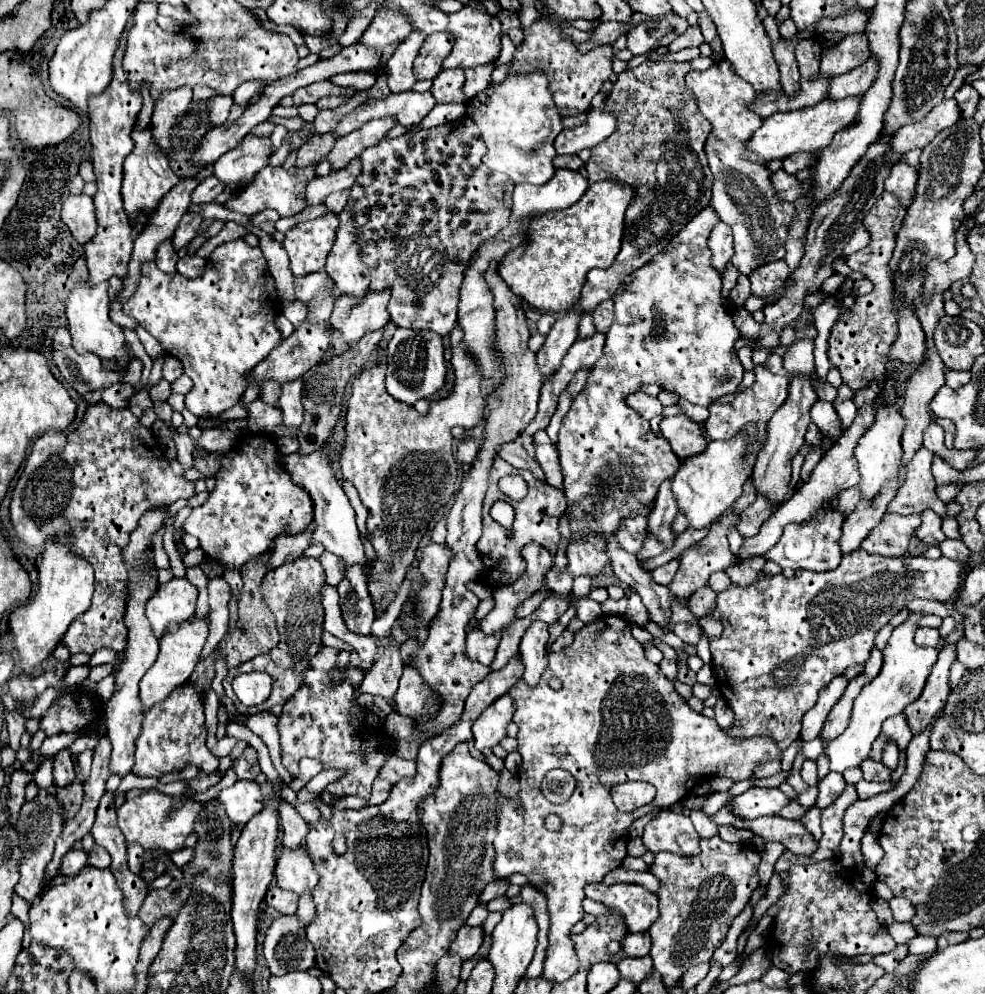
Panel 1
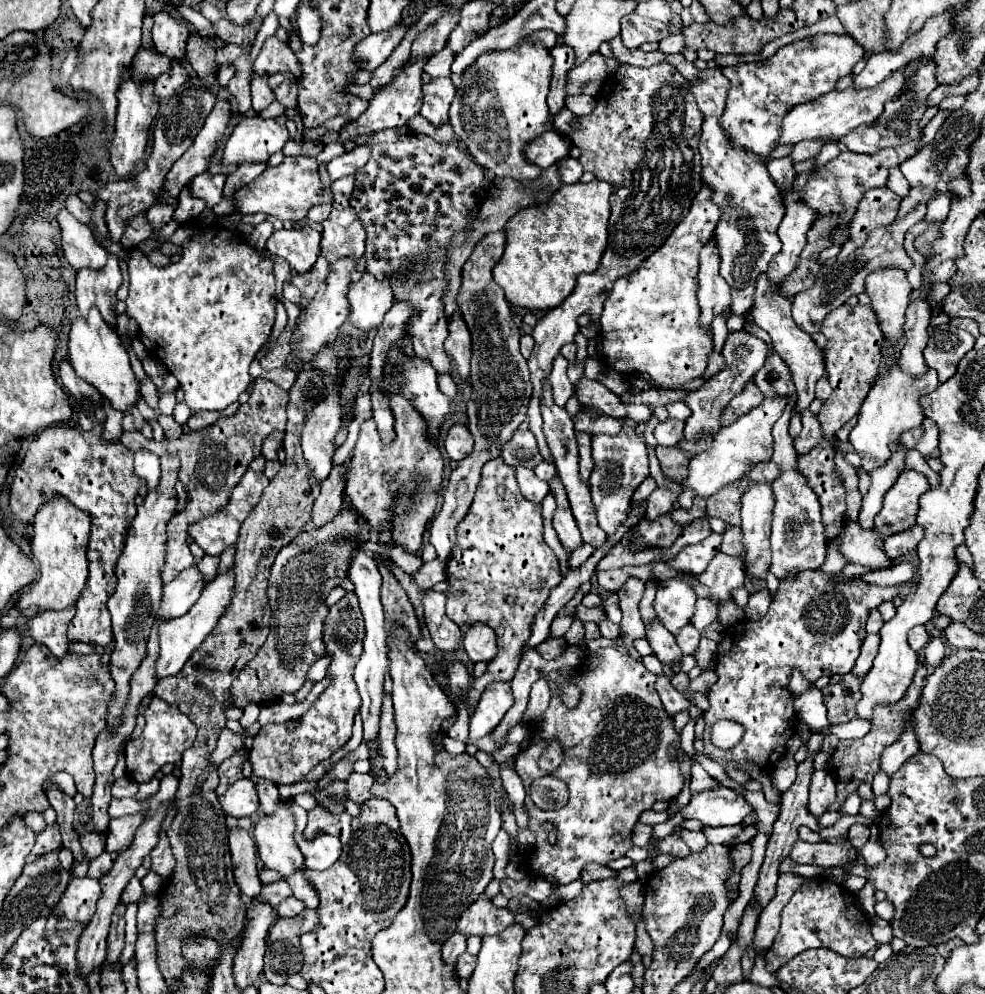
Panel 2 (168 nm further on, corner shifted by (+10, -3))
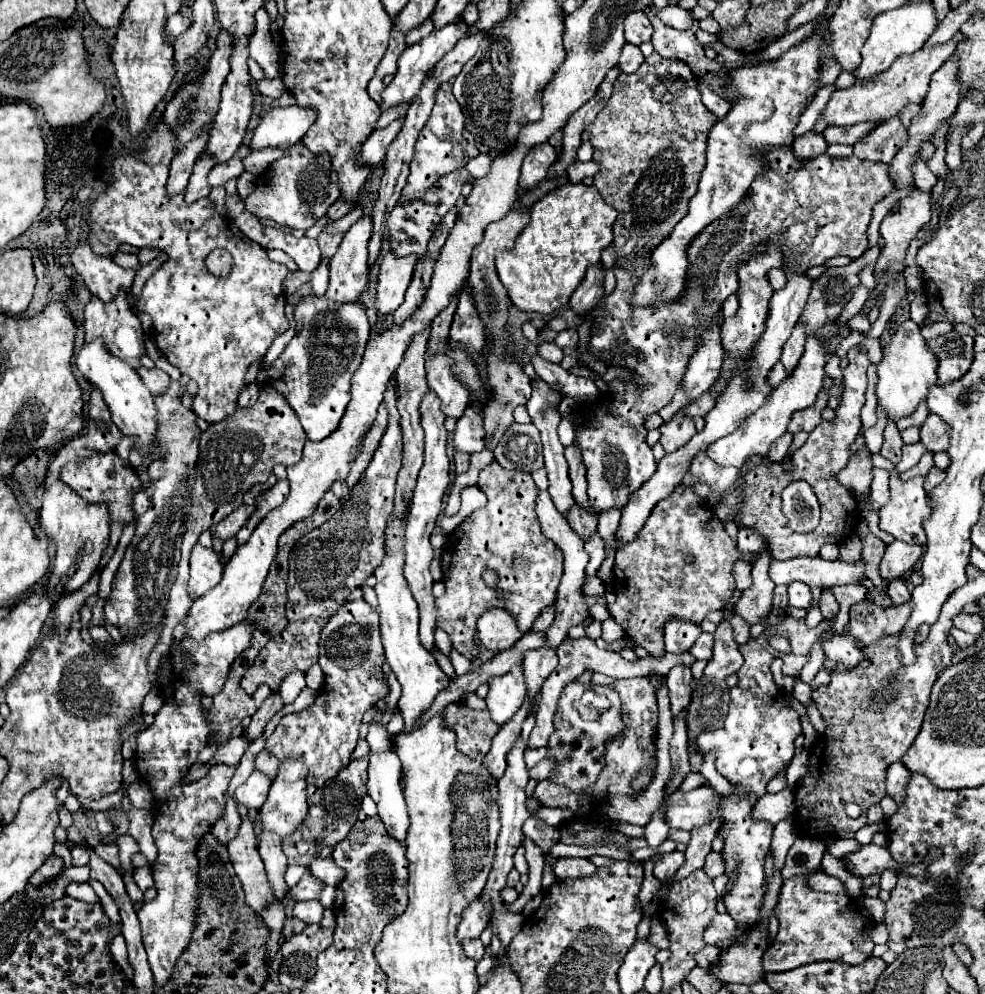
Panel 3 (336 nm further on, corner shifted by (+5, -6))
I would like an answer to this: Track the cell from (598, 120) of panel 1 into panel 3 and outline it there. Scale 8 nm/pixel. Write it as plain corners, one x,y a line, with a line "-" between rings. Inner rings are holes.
550,143
532,147
532,151
524,157
524,163
522,163
520,191
536,187
548,175
548,169
554,161
556,161
556,151

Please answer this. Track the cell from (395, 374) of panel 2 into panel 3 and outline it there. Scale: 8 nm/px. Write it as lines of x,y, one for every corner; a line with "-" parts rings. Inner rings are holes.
428,391
426,397
420,403
420,413
422,413
422,429
426,433
426,447
424,447
424,465
420,469
418,475
418,483
414,489
414,497
410,503
410,511
408,511
408,521
406,521
406,565
404,565
404,577
410,585
410,591
418,603
420,609
420,643
434,653
436,645
434,645
434,631
436,631
436,601
432,595
432,575
430,575
430,561
432,561
432,545
430,545
430,533
436,525
436,517
442,509
442,499
444,493
450,485
450,461
446,455
446,439
448,433
444,429
444,421
446,415
440,409
440,399

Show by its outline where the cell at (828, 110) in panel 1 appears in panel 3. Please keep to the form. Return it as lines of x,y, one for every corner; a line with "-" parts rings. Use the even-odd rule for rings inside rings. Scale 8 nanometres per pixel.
958,31
950,43
924,45
920,51
916,51
908,57
898,57
888,71
876,75
872,81
854,83
848,89
834,91
820,117
828,125
854,125
854,123
862,123
862,121
886,121
886,119
898,115
900,109
904,109
906,105
922,103
922,99
928,91
932,73
936,69
940,69
940,65
944,65
944,61
948,61
948,57
952,57
952,53
956,51
956,45
960,41
966,41
966,35

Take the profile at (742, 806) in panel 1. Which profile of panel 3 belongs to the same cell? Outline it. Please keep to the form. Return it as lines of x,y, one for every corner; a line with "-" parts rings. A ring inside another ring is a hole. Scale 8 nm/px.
698,787
688,793
676,791
666,797
664,819
672,829
690,831
708,823
712,817
720,819
720,795
712,787

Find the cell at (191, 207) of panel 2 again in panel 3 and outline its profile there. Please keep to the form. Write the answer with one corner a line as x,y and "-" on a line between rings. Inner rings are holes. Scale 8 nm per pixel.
204,153
200,155
200,159
194,165
192,177
188,181
188,189
186,189
186,201
194,203
200,197
208,197
210,195
210,185
208,185
208,173
210,169
216,165
216,161
212,161
212,157
204,157

